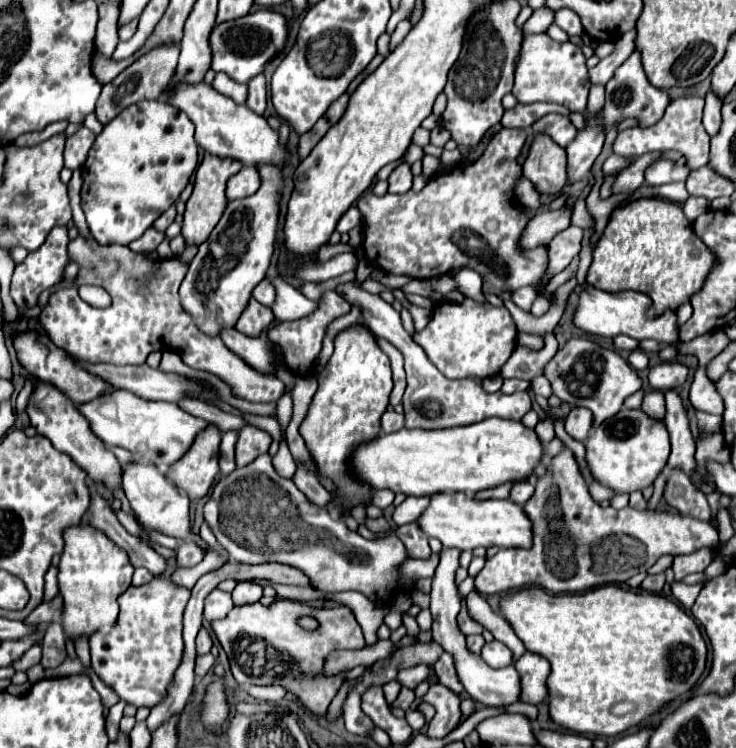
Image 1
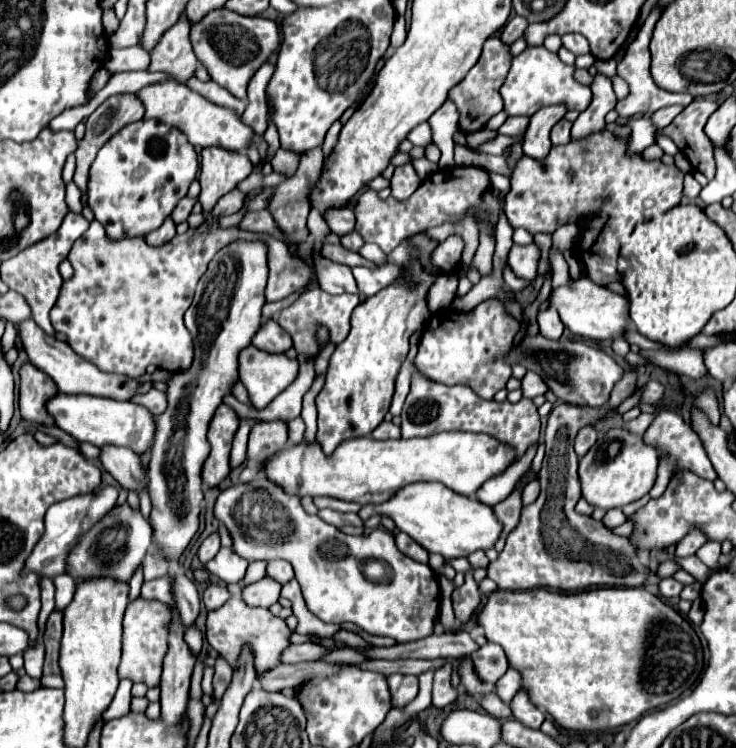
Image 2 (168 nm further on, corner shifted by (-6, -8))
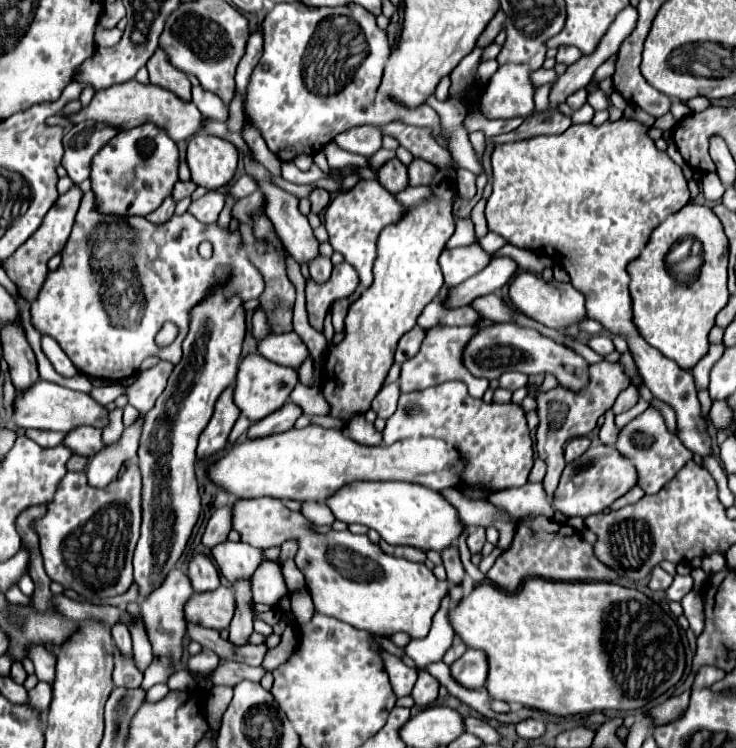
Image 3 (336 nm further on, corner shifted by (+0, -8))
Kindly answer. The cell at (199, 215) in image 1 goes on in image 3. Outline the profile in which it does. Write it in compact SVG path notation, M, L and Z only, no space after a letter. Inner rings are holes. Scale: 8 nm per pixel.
M193 135L187 147L191 179L201 187L225 187L235 175L239 151L215 135Z

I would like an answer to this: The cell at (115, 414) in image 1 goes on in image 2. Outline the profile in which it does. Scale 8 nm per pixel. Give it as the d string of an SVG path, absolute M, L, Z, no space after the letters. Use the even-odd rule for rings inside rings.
M57 393L47 403L47 409L53 415L57 427L67 431L71 437L75 437L81 443L91 443L95 447L105 447L105 445L129 447L137 455L151 453L157 427L153 413L143 405L137 405L133 401L117 401L97 395L83 395L83 393L81 395Z

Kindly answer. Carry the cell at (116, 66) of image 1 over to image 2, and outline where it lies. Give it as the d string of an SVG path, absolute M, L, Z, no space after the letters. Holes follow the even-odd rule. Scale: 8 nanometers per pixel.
M181 13L179 21L169 31L165 31L157 41L157 47L151 49L149 71L169 73L183 83L185 77L195 73L195 69L197 57L189 41L189 19L185 13Z

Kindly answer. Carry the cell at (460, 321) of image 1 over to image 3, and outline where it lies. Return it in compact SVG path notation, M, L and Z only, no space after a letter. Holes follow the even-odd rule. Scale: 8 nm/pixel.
M481 319L477 325L465 325L465 327L443 327L443 329L429 329L423 343L421 343L421 349L415 357L407 359L403 365L401 365L401 375L399 375L399 387L401 387L401 393L411 393L411 391L421 391L421 389L427 389L431 385L437 385L437 383L443 383L443 381L463 381L469 389L469 395L471 397L477 397L481 399L483 393L487 391L487 385L489 381L483 381L483 379L477 379L473 377L471 373L467 373L467 369L463 369L463 363L459 361L461 353L463 353L463 345L467 345L467 341L475 335L475 329L479 325L491 325L493 321L489 319Z

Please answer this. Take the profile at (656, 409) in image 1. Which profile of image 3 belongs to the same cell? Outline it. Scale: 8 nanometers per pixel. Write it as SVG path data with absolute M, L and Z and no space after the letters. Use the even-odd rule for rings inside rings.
M605 411L603 417L605 417L605 423L603 423L601 429L599 429L599 441L601 441L603 445L613 445L619 429L617 429L615 423L613 423L613 413L611 413L611 411Z

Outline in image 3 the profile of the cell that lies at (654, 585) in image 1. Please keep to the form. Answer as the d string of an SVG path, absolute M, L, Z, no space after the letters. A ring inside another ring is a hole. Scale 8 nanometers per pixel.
M675 575L671 587L665 591L669 601L681 601L689 591L693 589L693 577L691 575Z

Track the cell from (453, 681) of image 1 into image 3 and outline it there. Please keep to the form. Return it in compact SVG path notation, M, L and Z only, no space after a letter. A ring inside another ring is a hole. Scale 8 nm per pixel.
M419 675L417 683L411 691L411 697L417 705L427 707L437 699L437 689L439 689L439 681L433 675Z

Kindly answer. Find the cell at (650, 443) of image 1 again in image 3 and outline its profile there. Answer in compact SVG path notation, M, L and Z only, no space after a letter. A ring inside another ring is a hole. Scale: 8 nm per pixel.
M593 445L587 449L587 453L583 453L583 457L565 465L559 485L551 497L551 507L565 517L595 515L609 507L617 497L625 495L633 485L637 485L635 467L625 457L619 457L615 447Z

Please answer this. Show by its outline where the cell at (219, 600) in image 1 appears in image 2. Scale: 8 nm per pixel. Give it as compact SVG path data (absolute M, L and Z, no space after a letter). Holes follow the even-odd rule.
M209 585L205 595L203 595L203 603L207 607L207 611L219 609L221 605L225 605L231 599L231 593L227 591L225 585Z

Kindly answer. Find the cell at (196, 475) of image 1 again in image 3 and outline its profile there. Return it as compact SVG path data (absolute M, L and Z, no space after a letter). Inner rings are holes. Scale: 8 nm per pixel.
M231 385L217 399L215 413L213 413L209 425L199 435L199 447L197 447L197 457L199 459L213 455L227 445L229 431L231 431L233 423L237 421L237 417L239 417L239 409L233 403L233 385Z

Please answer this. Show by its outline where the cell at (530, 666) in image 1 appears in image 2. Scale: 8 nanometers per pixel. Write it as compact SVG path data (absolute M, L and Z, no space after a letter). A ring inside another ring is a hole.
M521 687L517 691L517 697L511 699L511 711L513 711L513 717L517 717L523 725L529 725L533 729L539 729L545 719L545 715L531 703L525 687Z

